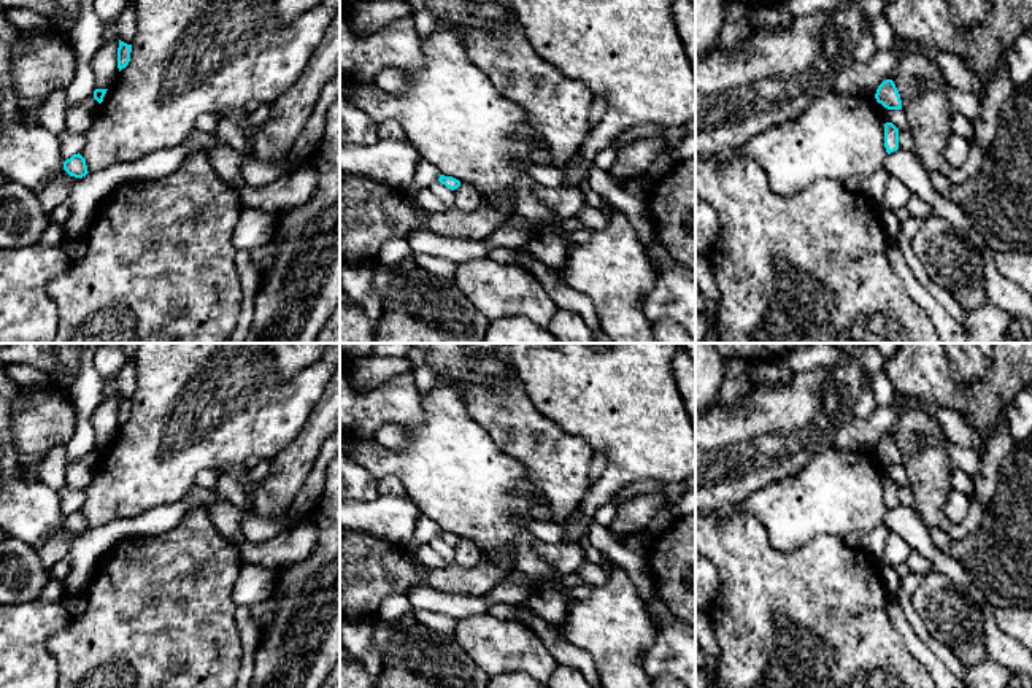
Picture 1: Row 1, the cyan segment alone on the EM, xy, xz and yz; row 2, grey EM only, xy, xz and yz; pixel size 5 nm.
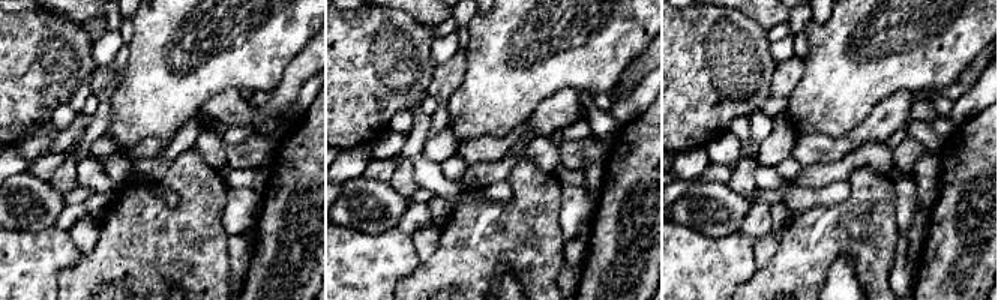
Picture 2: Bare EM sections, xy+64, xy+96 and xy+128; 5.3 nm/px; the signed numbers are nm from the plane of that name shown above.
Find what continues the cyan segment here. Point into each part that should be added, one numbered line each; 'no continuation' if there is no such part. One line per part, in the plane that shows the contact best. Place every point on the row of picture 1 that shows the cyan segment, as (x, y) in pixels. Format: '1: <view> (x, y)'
no continuation

